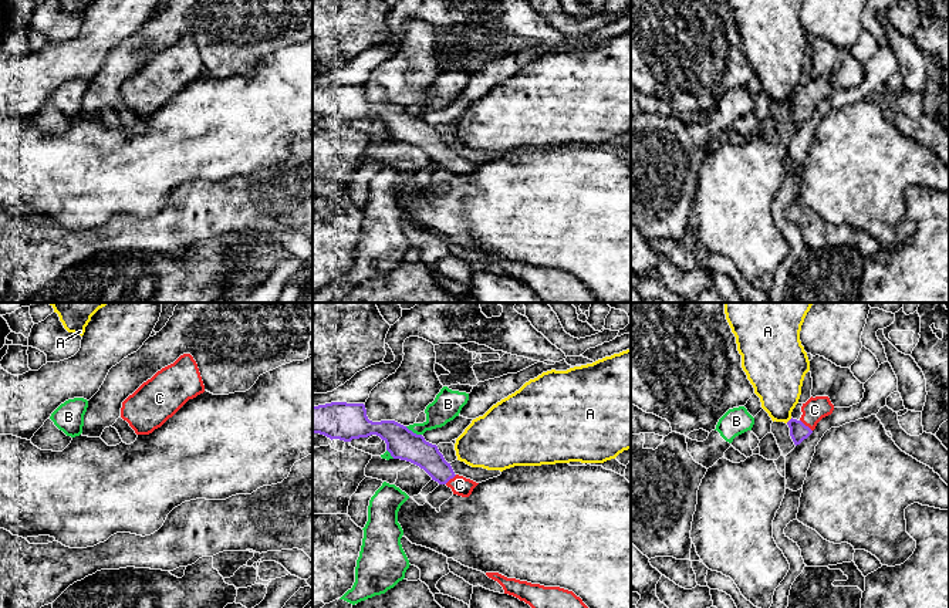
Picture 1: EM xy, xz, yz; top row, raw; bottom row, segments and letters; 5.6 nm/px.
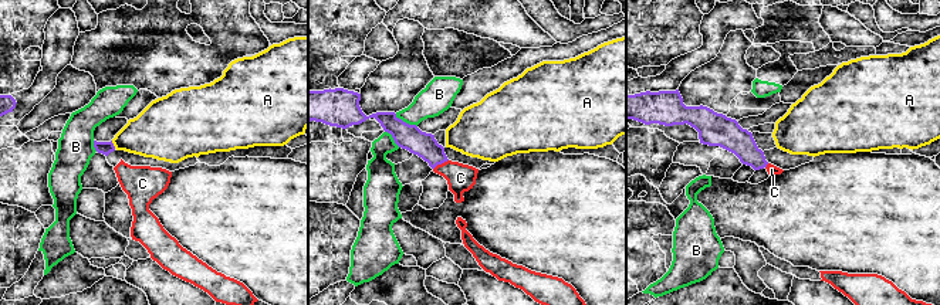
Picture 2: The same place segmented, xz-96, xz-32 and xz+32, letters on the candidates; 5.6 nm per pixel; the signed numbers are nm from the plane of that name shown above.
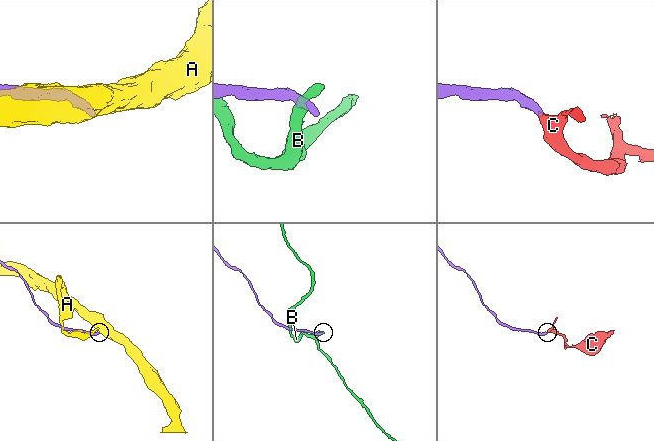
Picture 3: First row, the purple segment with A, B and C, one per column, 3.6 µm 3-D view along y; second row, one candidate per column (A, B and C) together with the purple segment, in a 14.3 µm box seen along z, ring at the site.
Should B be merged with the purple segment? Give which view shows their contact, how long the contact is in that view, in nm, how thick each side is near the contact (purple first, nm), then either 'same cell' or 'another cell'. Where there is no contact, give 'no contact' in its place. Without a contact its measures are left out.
meets purple in xz; contact 110 nm long; 180 nm thick on the purple side, 160 nm on the other; another cell

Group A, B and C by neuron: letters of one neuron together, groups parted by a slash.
A / B / C

